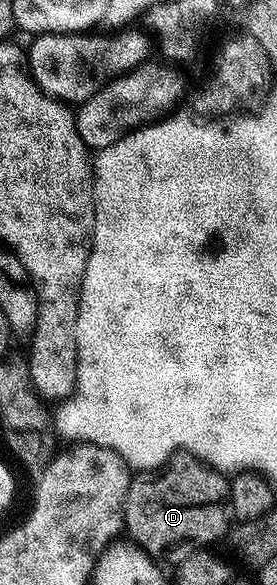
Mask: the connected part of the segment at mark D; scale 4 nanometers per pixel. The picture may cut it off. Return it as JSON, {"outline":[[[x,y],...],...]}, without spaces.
{"outline":[[[176,454],[161,467],[135,474],[131,478],[124,512],[124,531],[125,534],[130,534],[131,536],[127,536],[155,561],[168,558],[170,551],[176,550],[177,547],[189,548],[193,545],[198,549],[209,548],[214,545],[210,543],[216,542],[217,539],[225,540],[231,527],[230,484],[227,476],[203,463],[195,455]]]}

